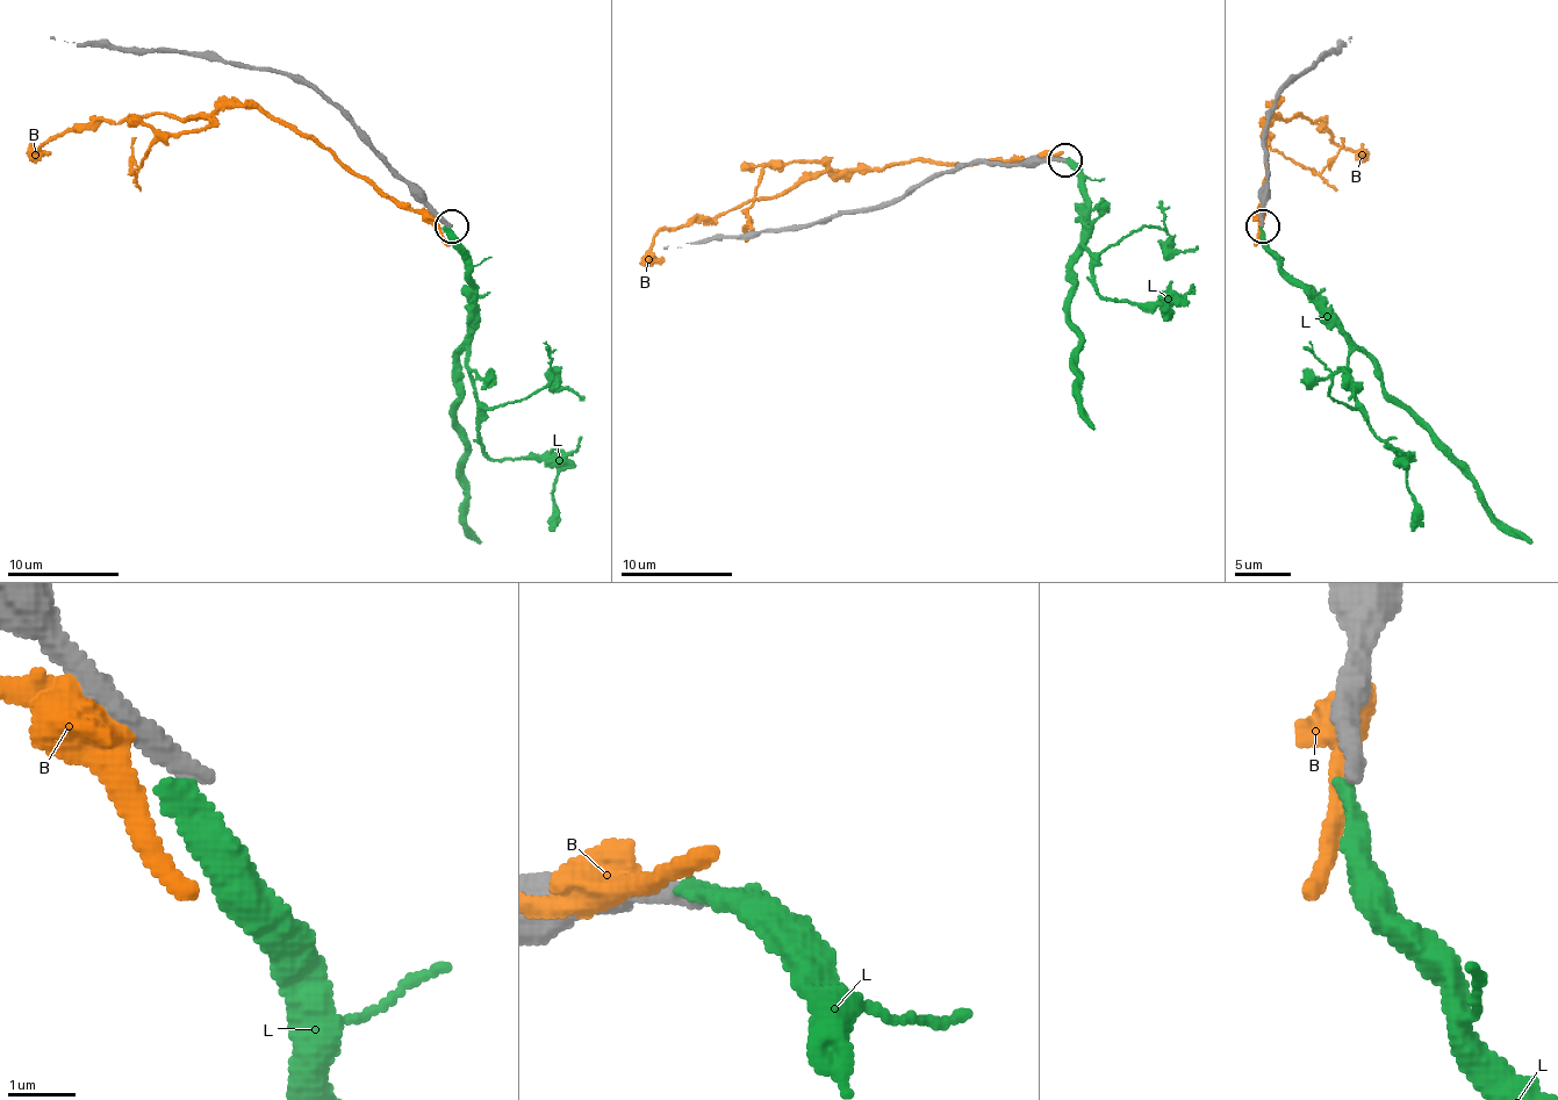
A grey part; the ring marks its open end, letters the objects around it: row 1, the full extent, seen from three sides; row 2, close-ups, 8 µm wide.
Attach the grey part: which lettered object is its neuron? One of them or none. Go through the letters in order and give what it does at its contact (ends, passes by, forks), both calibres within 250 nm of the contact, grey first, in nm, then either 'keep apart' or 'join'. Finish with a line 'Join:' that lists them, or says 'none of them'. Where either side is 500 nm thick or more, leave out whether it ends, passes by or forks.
B: it forks; calibres 360 and 420 nm; keep apart
L: it ends; calibres 360 and 340 nm; keep apart
Join: none of them

